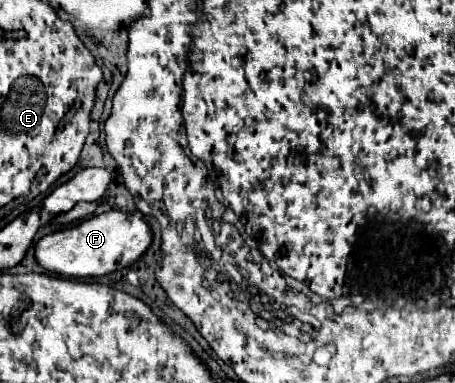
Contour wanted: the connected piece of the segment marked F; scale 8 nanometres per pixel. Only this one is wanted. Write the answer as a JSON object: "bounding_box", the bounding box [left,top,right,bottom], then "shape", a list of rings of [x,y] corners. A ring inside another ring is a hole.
{"bounding_box":[36,211,152,277],"shape":[[[106,211],[102,215],[92,215],[76,227],[66,227],[42,237],[36,247],[36,261],[48,269],[52,275],[62,277],[94,277],[108,275],[122,267],[128,267],[140,259],[152,243],[152,231],[140,213],[126,211]]]}

